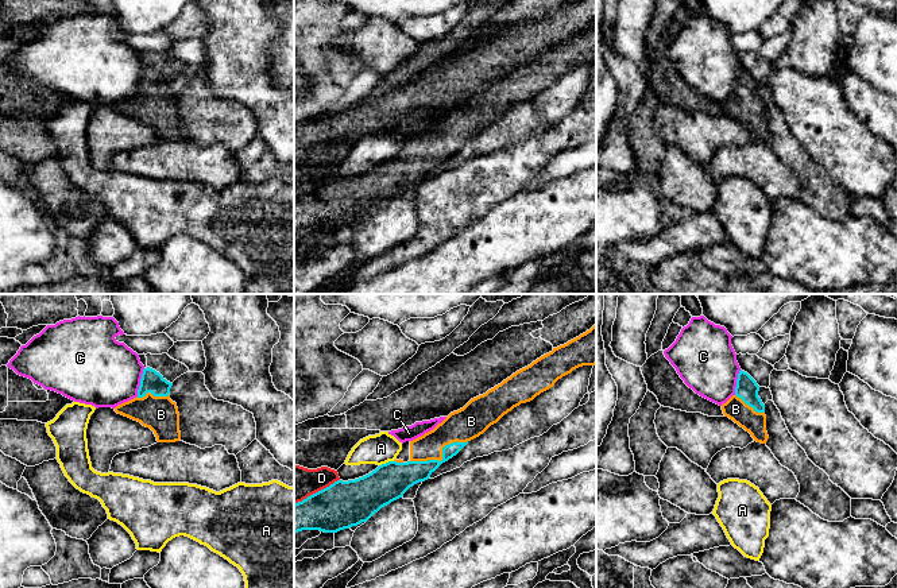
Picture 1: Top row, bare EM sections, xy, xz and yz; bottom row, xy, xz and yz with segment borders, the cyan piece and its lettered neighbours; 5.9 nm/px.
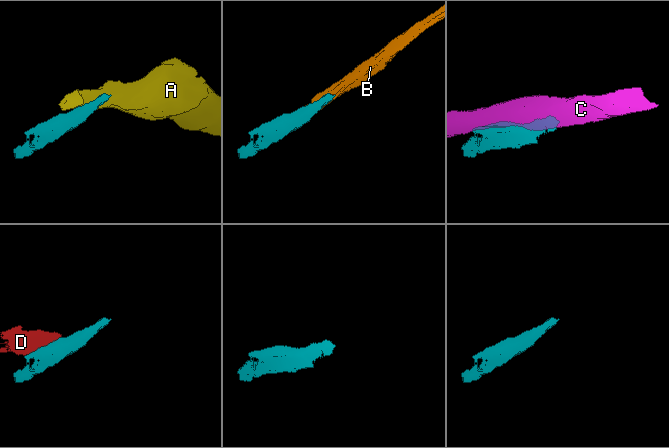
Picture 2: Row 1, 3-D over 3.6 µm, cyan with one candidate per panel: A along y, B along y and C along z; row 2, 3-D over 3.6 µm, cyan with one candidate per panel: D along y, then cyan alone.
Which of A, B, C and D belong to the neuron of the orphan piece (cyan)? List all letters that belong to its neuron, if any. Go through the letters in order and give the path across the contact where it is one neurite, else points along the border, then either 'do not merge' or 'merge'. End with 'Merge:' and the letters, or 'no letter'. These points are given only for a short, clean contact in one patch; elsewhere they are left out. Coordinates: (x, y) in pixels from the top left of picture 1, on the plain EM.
A: border xz (393, 158), (379, 163); do not merge
B: merge
C: do not merge
D: do not merge
Merge: B

